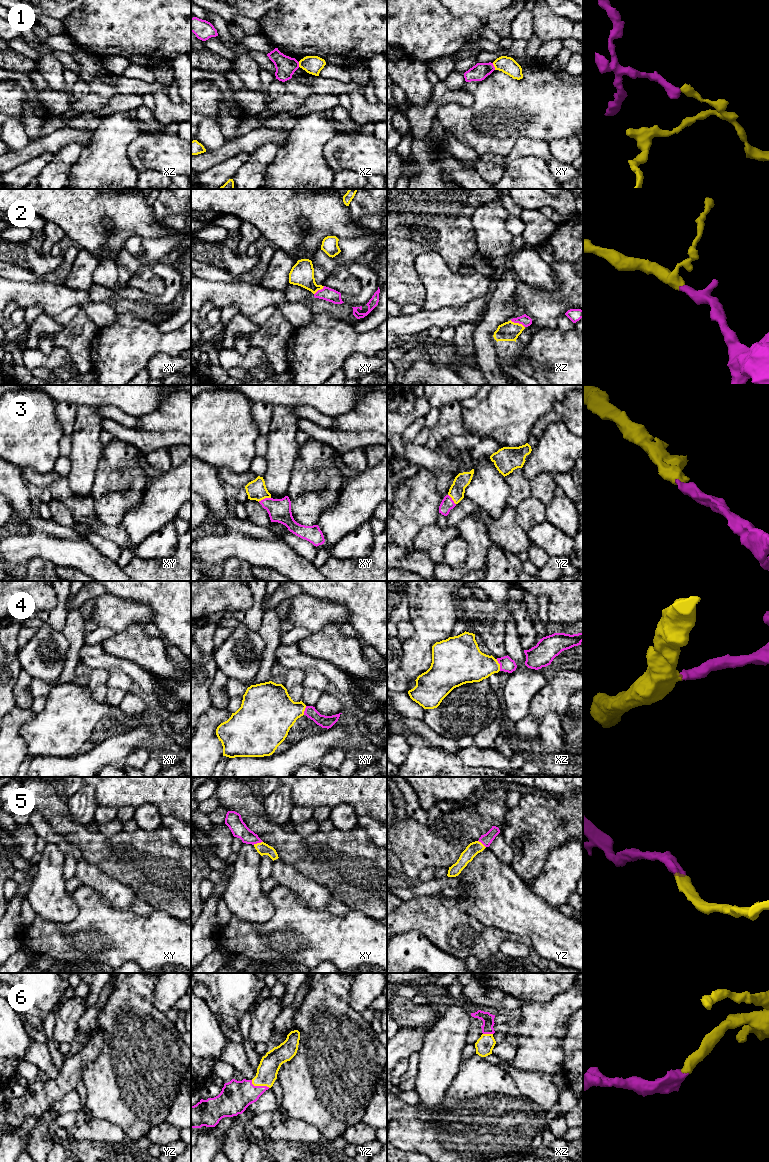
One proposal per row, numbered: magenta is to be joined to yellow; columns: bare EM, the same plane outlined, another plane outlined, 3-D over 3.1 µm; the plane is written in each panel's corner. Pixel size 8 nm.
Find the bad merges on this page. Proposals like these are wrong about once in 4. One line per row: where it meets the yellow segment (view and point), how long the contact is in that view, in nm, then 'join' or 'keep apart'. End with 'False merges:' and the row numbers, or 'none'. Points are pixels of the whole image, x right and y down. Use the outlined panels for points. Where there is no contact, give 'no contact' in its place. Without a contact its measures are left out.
1: meets yellow in xy at (494, 66); contact 60 nm long; keep apart
2: meets yellow in xz at (517, 323); contact 130 nm long; join
3: meets yellow in xy at (264, 498); contact 110 nm long; join
4: meets yellow in xz at (499, 665); contact 100 nm long; join
5: meets yellow in xy at (257, 843); contact 80 nm long; join
6: meets yellow in yz at (259, 1085); contact 160 nm long; join
False merges: 1

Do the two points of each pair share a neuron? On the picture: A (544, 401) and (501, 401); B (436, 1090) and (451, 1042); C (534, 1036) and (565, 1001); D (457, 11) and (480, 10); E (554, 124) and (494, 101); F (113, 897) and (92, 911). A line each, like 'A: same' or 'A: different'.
A: same
B: same
C: same
D: same
E: same
F: different

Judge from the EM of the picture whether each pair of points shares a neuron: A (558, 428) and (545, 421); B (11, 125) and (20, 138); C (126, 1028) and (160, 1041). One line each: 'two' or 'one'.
A: two
B: one
C: one

